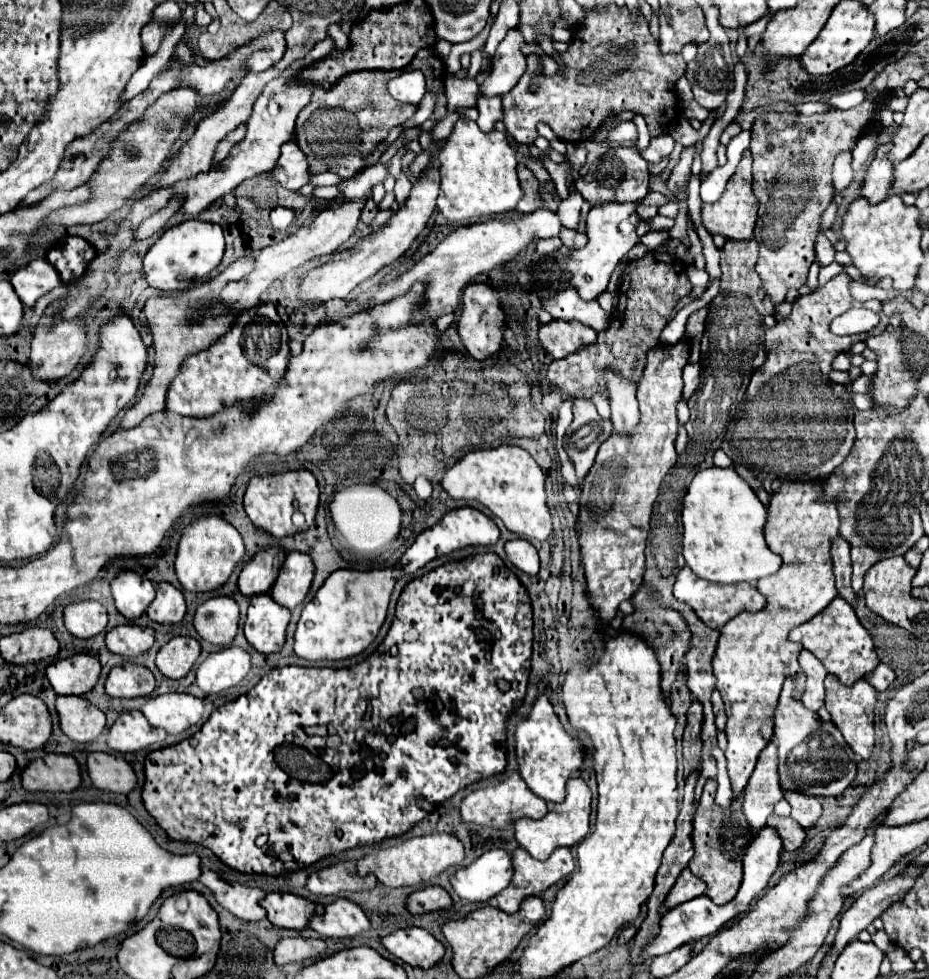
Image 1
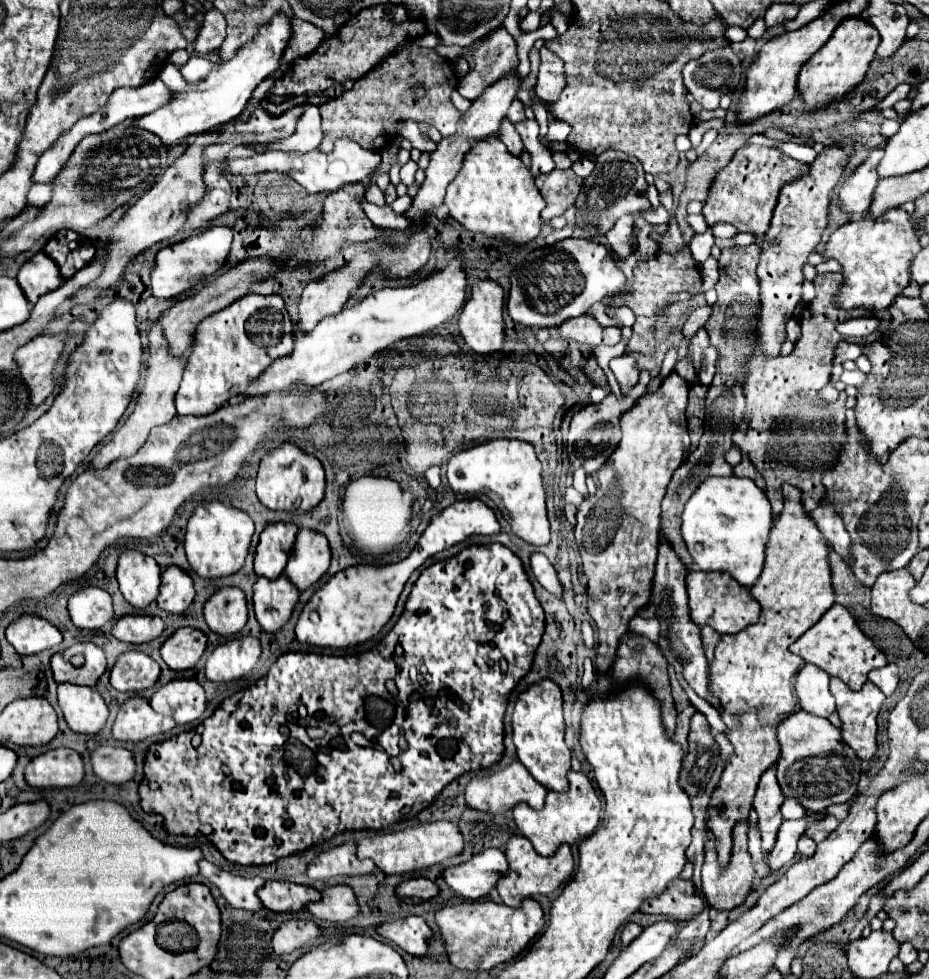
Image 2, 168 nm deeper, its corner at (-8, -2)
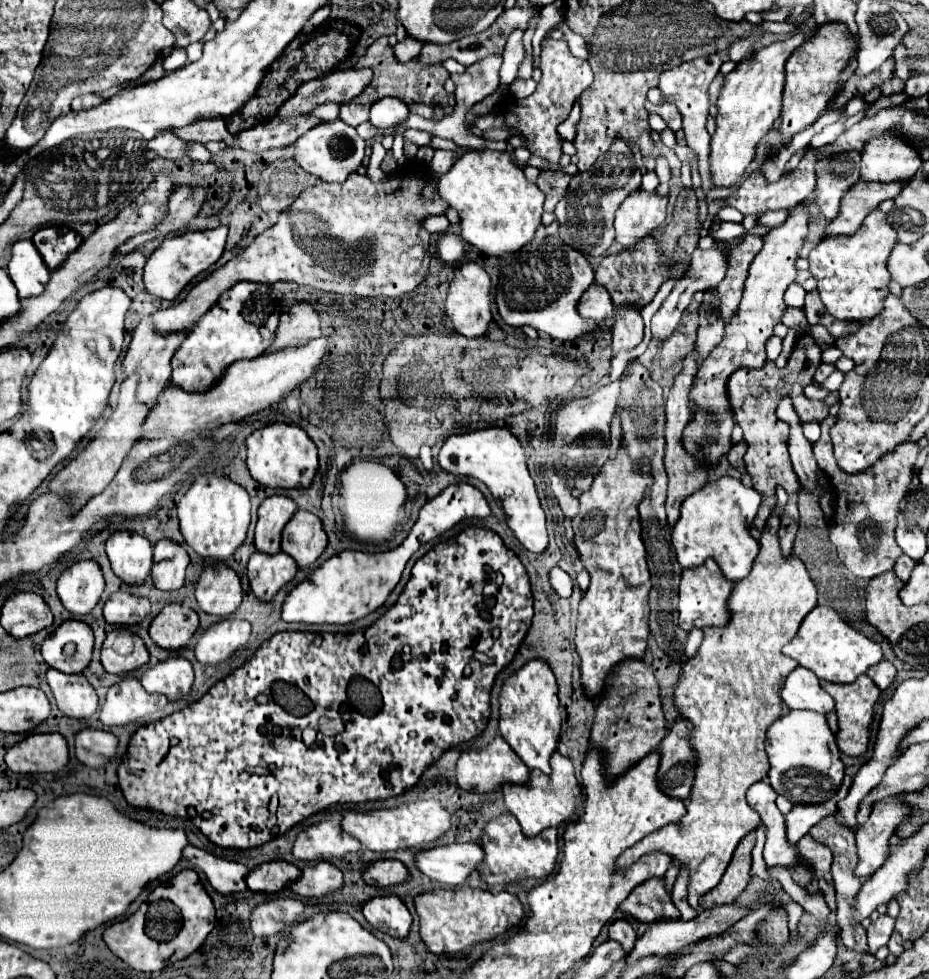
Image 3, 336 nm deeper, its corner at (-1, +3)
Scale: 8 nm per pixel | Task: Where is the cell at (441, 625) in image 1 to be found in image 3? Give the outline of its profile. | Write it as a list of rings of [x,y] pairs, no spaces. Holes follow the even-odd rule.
[[[466,528],[458,536],[442,540],[440,544],[436,544],[424,558],[420,558],[414,564],[412,576],[410,576],[408,584],[404,586],[396,604],[392,604],[372,626],[356,630],[352,634],[324,634],[320,646],[314,644],[314,636],[310,632],[300,632],[300,630],[276,632],[272,638],[268,638],[254,652],[254,656],[250,660],[246,660],[244,666],[240,666],[238,670],[234,670],[226,678],[218,680],[198,702],[192,702],[190,706],[186,706],[180,712],[174,712],[174,714],[170,714],[162,720],[140,726],[132,734],[132,738],[128,742],[128,752],[122,756],[122,760],[116,768],[122,794],[126,796],[128,804],[132,804],[136,808],[148,808],[148,810],[156,810],[156,812],[164,812],[164,814],[172,814],[172,816],[190,818],[194,822],[194,826],[198,826],[214,844],[226,846],[226,848],[260,846],[260,844],[268,842],[270,836],[284,834],[286,830],[290,830],[300,820],[304,820],[304,818],[308,818],[308,816],[312,816],[312,814],[316,814],[316,812],[320,812],[326,806],[336,804],[336,802],[350,804],[350,802],[366,802],[366,800],[400,796],[418,782],[424,768],[428,768],[434,760],[438,760],[442,752],[446,752],[448,748],[452,748],[460,742],[468,742],[468,740],[476,738],[486,728],[486,722],[488,722],[488,716],[490,716],[490,690],[494,686],[496,672],[500,672],[504,666],[508,666],[510,660],[514,658],[520,642],[524,640],[524,636],[530,628],[532,616],[534,616],[534,610],[532,610],[530,582],[528,582],[528,574],[526,574],[522,562],[518,560],[518,556],[502,544],[502,538],[496,532],[492,532],[488,528]],[[474,652],[488,654],[494,660],[494,664],[482,668],[480,662],[474,658]],[[354,676],[370,680],[382,696],[382,706],[378,708],[376,714],[372,714],[372,718],[358,718],[358,710],[348,702],[348,698],[344,700],[344,694],[348,692],[348,682]],[[276,680],[284,680],[288,684],[294,684],[304,694],[308,694],[308,698],[314,704],[314,710],[308,714],[308,718],[298,718],[298,716],[286,712],[282,706],[278,706],[274,702],[270,688]],[[328,712],[346,720],[346,730],[342,734],[334,736],[334,738],[326,738],[324,734],[318,734],[314,744],[306,746],[302,742],[302,728],[318,726],[318,718],[328,714]]]

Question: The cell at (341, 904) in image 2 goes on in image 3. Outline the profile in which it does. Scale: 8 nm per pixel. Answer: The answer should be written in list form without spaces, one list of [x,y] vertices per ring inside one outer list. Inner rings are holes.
[[[320,860],[312,866],[306,866],[300,876],[290,884],[290,890],[298,896],[310,896],[310,898],[320,898],[324,894],[330,894],[342,886],[342,872],[326,862]]]

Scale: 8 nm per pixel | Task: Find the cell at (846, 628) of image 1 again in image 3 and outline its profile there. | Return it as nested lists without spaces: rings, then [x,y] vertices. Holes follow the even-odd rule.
[[[816,606],[802,622],[796,638],[786,644],[782,648],[782,652],[790,658],[794,658],[800,666],[812,670],[818,678],[822,680],[828,680],[828,682],[842,682],[842,684],[850,684],[854,682],[860,674],[866,674],[876,682],[876,686],[880,690],[886,690],[894,676],[896,676],[896,668],[892,666],[892,662],[886,662],[882,660],[882,650],[880,650],[880,644],[866,638],[864,634],[856,632],[854,628],[850,628],[842,618],[840,614],[830,608],[830,606]],[[882,660],[882,662],[880,662]],[[880,662],[880,664],[878,664]],[[874,666],[876,668],[870,668]],[[870,668],[870,670],[868,670]]]

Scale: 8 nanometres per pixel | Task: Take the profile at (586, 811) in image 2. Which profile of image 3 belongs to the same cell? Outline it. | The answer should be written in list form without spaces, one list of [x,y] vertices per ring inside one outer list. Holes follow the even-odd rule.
[[[554,752],[550,756],[550,774],[542,774],[540,770],[532,770],[526,784],[502,784],[504,802],[506,808],[518,818],[522,832],[526,836],[536,836],[540,830],[550,826],[560,826],[576,816],[576,808],[582,806],[584,796],[580,790],[580,784],[574,776],[574,766],[570,758],[562,756],[560,752]]]

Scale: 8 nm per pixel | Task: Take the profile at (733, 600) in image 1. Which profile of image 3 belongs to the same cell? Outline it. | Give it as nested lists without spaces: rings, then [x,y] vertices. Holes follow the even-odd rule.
[[[706,560],[702,566],[682,570],[680,580],[680,602],[678,602],[678,614],[680,614],[680,628],[692,630],[692,628],[706,628],[706,626],[724,626],[730,620],[728,612],[728,596],[732,592],[734,584],[724,580],[718,564],[714,560]]]

